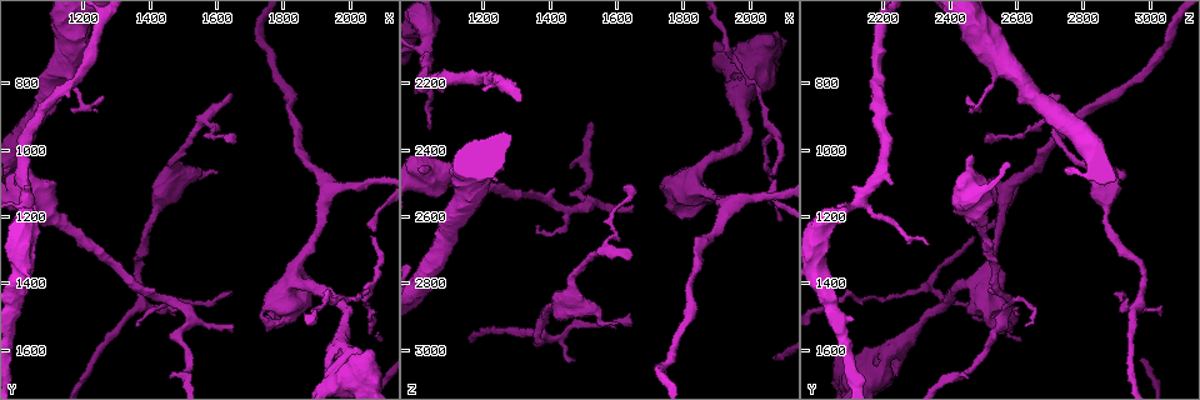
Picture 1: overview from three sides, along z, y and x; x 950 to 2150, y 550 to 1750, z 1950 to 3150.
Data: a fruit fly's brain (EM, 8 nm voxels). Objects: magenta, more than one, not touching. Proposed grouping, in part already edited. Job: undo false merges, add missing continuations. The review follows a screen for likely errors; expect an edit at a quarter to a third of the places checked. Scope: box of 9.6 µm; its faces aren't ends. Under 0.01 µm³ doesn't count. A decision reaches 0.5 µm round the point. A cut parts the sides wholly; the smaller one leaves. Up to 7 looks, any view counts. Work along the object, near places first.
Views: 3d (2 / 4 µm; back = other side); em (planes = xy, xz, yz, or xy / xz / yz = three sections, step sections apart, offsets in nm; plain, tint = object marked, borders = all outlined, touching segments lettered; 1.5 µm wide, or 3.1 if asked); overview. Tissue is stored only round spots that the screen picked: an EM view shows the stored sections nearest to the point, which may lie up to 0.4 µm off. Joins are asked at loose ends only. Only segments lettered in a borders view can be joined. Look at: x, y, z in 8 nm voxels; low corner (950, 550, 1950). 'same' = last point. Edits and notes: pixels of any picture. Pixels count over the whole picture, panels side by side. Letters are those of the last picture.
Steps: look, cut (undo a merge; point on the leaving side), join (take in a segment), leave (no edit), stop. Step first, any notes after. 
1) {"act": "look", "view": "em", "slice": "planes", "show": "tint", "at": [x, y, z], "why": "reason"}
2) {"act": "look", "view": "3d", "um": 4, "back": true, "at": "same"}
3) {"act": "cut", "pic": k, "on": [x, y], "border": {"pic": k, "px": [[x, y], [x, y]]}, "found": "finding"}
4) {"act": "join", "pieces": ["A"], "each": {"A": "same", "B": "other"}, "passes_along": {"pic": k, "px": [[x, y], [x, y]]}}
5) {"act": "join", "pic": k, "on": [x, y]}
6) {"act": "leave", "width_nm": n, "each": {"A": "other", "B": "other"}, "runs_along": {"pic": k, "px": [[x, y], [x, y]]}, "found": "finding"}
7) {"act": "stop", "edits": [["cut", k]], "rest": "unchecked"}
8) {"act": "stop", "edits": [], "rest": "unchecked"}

{"act": "look", "view": "3d", "um": 4, "at": [1630, 950, 2510], "why": "free end"}

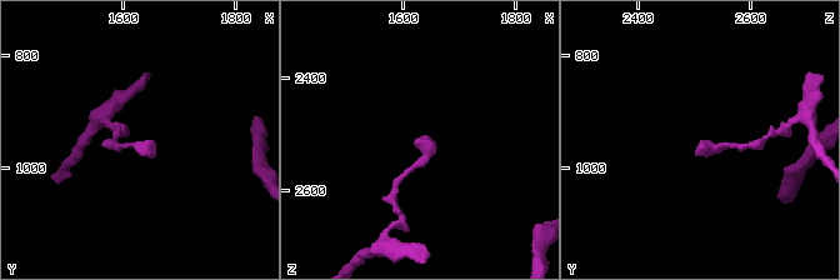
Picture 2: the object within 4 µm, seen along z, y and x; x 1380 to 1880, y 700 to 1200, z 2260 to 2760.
{"act": "look", "view": "em", "slice": "planes", "show": "borders", "at": [1620, 960, 2505]}

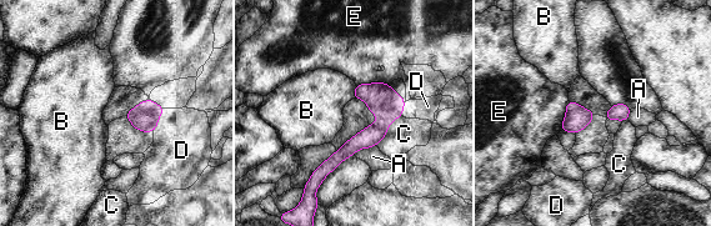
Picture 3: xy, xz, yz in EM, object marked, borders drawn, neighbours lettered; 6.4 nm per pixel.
{"act": "leave", "each": {"A": "other", "B": "other", "C": "other", "D": "other", "E": "other"}, "runs_along": {"pic": 3, "px": [[386, 88], [384, 120], [340, 152]]}, "found": "no lettered segment goes on from it"}

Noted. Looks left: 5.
{"act": "look", "view": "em", "slice": "planes", "show": "borders", "at": [1640, 840, 2730], "why": "free end"}

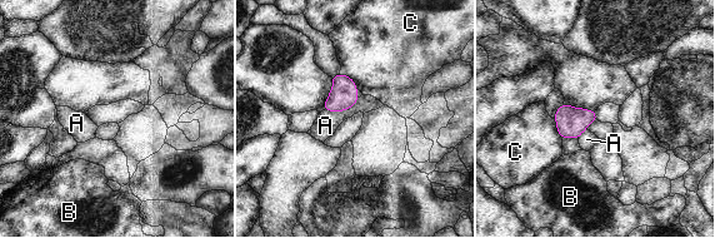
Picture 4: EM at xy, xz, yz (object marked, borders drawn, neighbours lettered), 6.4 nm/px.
{"act": "leave", "each": {"A": "other", "B": "other", "C": "other"}, "border": {"pic": 4, "px": [[359, 98], [343, 110], [325, 110]]}, "found": "no lettered segment goes on from it"}

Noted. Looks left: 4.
{"act": "look", "view": "3d", "um": 4, "at": [1470, 1510, 3040]}

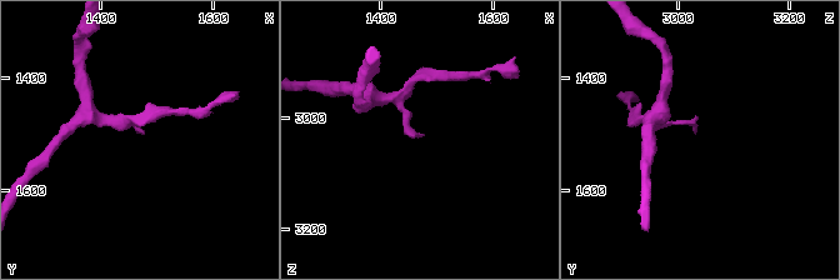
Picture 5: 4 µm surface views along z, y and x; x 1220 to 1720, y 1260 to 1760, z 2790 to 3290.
{"act": "look", "view": "em", "slice": "planes", "show": "borders", "at": [1475, 1500, 3030], "why": "now the EM"}

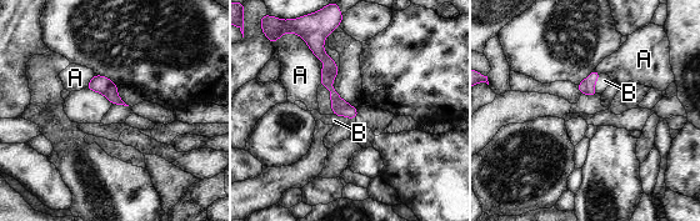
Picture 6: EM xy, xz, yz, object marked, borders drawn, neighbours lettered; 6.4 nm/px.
{"act": "join", "pieces": ["B"], "each": {"A": "other", "B": "same"}, "passes_along": {"pic": 6, "px": [[340, 108], [345, 116], [334, 120]]}, "found": "the neuron continues"}

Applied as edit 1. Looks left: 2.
{"act": "stop", "edits": [["join", 6]], "rest": "unchecked"}

